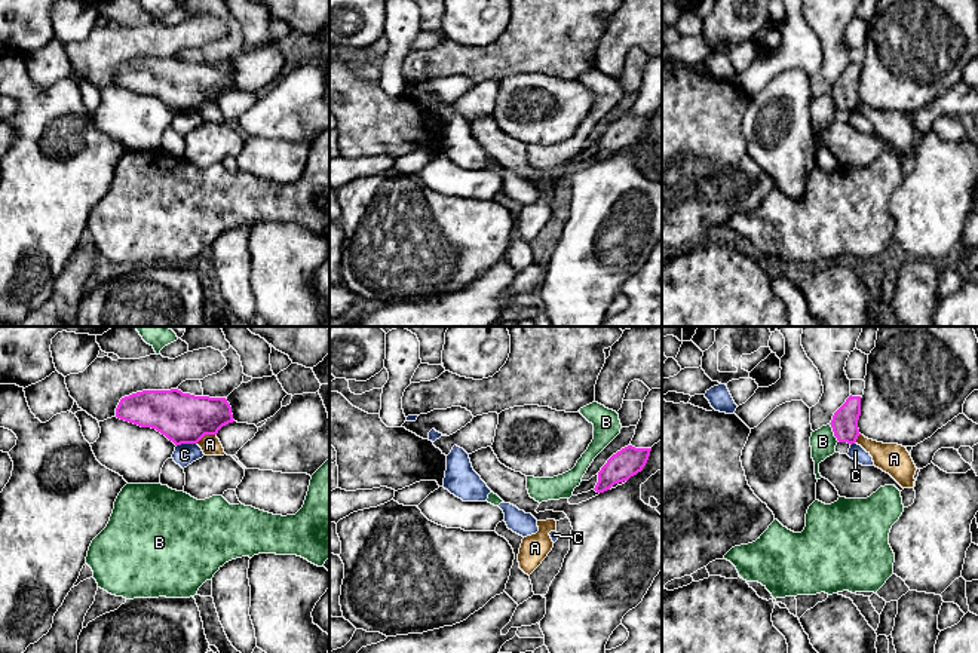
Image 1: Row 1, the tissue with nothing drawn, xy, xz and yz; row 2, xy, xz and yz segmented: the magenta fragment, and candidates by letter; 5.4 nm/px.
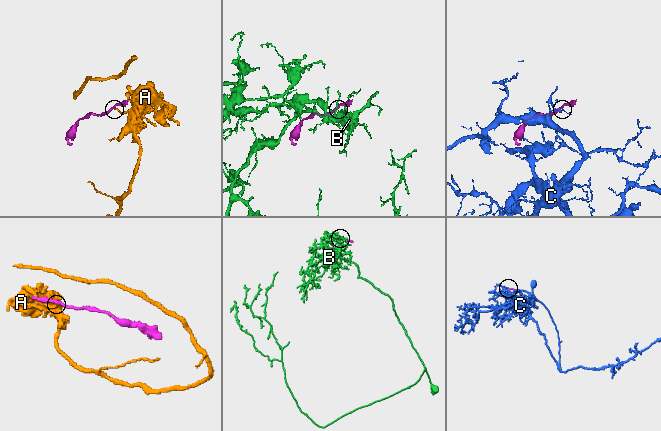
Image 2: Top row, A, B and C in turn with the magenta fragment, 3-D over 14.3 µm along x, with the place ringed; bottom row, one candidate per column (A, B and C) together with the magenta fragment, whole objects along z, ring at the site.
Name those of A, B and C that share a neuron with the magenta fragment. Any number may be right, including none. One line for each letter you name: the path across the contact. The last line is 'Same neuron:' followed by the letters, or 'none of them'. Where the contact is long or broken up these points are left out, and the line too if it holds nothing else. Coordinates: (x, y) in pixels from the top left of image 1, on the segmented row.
Same neuron: none of them

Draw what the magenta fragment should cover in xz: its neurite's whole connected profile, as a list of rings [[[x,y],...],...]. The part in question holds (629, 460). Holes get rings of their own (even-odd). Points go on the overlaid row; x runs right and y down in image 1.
[[[628,445],[613,454],[598,472],[597,493],[610,490],[614,484],[628,481],[646,466],[652,448],[635,448]]]

